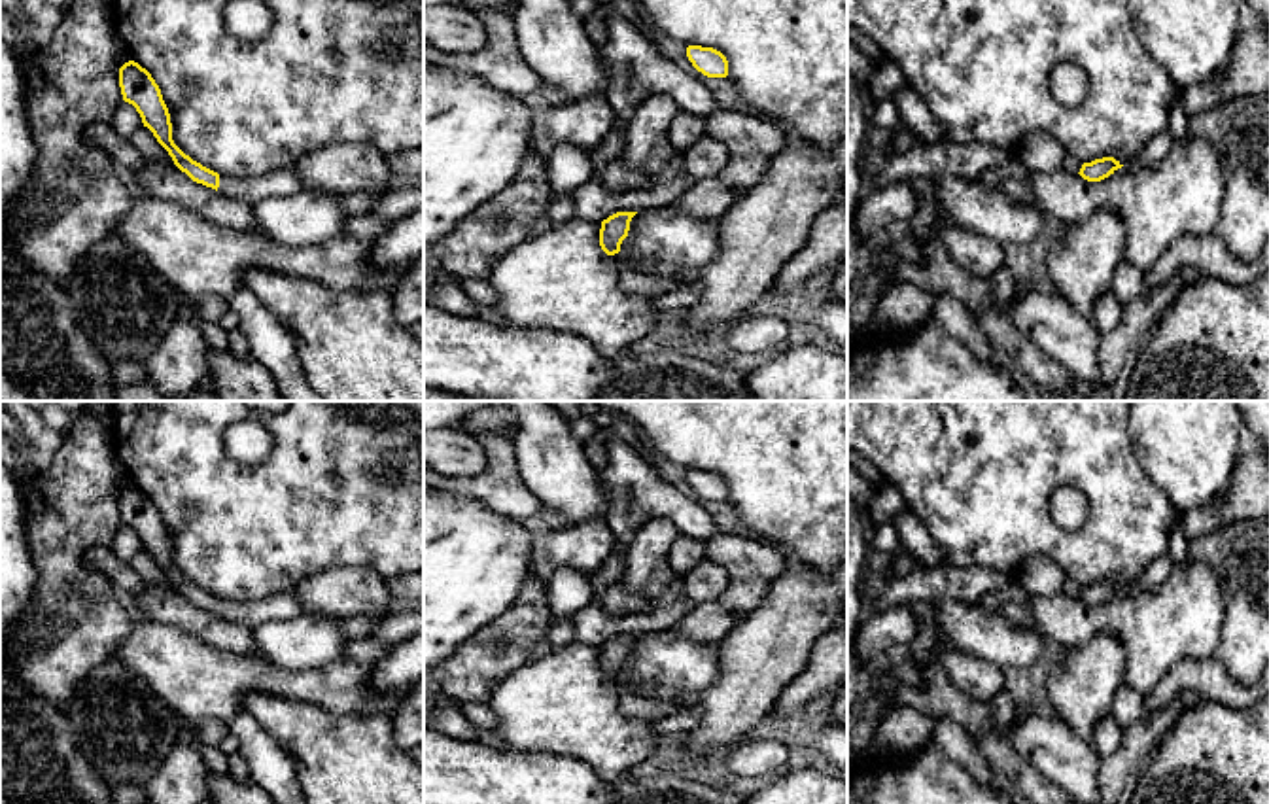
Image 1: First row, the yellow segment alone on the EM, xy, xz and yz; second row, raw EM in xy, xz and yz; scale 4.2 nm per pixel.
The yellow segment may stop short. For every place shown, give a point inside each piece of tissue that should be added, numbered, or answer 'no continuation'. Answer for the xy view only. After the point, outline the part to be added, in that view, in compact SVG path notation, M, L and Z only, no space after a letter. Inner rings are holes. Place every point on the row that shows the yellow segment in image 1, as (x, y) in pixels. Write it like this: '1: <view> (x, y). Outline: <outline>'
1: xy (282, 182). Outline: M280 168L259 176L227 176L219 174L221 195L253 204L267 197L286 197L303 191L303 184L293 168Z

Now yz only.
no continuation

